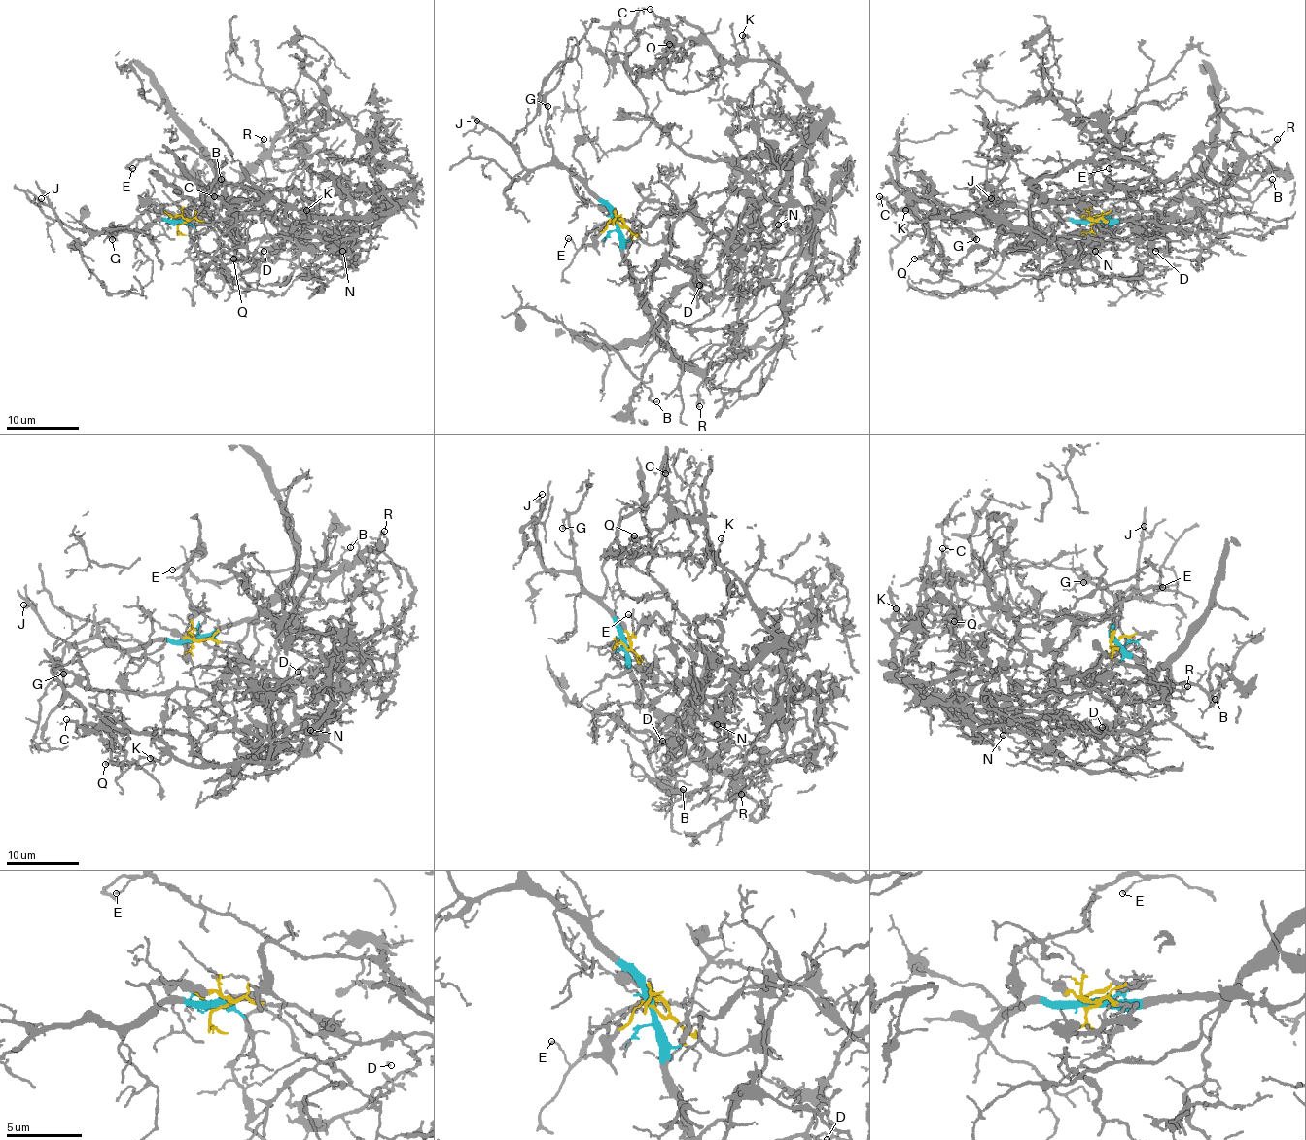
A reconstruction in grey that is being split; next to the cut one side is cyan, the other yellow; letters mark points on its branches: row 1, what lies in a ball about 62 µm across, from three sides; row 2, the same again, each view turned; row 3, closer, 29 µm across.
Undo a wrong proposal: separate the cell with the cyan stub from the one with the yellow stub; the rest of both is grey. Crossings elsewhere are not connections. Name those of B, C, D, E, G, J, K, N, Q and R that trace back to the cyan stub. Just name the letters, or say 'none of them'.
B, G, J, R

